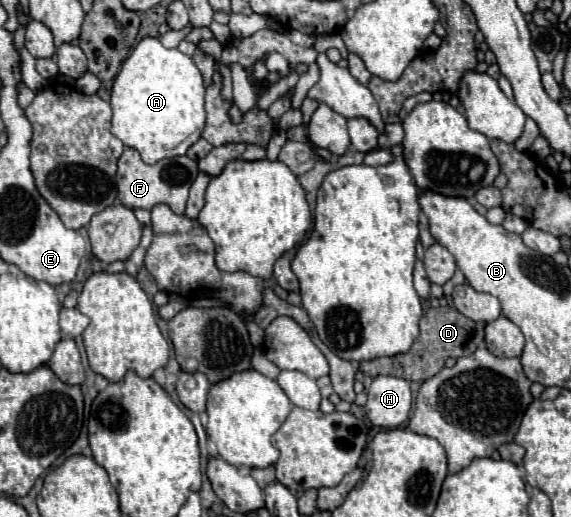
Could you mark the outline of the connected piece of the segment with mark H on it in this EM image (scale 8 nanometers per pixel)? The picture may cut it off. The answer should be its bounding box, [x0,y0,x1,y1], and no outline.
[365,375,411,429]

